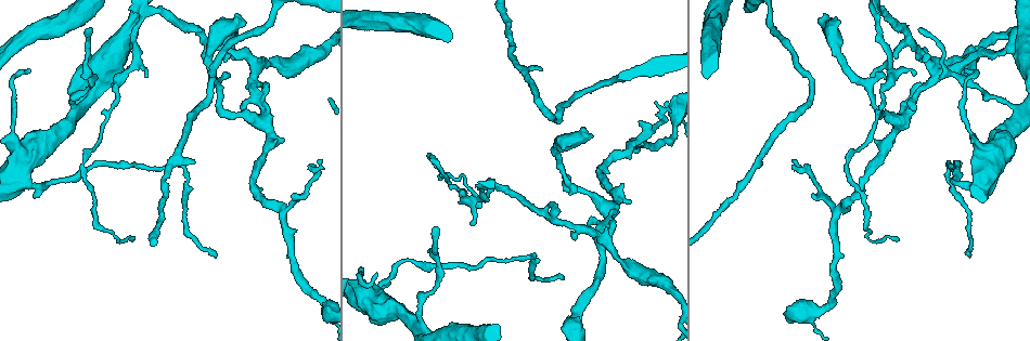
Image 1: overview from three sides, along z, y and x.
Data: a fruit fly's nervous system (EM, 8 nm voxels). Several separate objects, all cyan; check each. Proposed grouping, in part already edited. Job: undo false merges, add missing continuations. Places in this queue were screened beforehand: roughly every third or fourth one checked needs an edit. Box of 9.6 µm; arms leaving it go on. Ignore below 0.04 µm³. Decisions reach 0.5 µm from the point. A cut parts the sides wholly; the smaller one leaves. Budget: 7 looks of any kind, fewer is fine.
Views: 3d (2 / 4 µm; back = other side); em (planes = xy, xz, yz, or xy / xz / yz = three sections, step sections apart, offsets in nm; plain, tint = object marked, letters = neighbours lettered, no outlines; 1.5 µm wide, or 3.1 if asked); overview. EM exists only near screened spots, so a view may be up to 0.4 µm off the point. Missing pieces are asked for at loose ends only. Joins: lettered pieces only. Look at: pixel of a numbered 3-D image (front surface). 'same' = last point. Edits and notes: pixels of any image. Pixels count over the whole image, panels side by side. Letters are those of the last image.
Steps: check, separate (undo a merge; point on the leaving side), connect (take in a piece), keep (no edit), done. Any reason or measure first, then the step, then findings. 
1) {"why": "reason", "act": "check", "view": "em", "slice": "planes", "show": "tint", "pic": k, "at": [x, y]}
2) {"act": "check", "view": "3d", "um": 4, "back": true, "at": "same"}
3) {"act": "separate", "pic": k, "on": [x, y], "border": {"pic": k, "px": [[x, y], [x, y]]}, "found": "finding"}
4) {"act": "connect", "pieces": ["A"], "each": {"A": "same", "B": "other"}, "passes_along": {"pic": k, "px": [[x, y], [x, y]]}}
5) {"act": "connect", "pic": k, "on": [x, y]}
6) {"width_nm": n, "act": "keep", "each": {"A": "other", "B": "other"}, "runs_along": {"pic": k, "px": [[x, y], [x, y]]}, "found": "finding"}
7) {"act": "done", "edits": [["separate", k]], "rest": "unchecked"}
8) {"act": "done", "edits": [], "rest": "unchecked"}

{"why": "an open end", "act": "check", "view": "em", "um": 3.1, "slice": "yz", "step": 16, "show": "letters", "pic": 1, "at": [970, 256]}

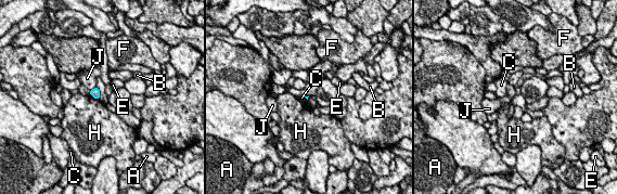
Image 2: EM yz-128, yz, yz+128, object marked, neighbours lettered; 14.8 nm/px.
{"act": "keep", "each": {"A": "other", "B": "other", "C": "other", "E": "other", "F": "other", "H": "other", "J": "other"}, "border": {"pic": 2, "px": [[90, 93], [98, 100]]}, "found": "no lettered piece goes on from it"}

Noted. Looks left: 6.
{"why": "arms part here", "act": "check", "view": "em", "slice": "planes", "show": "letters", "pic": 1, "at": [900, 123]}

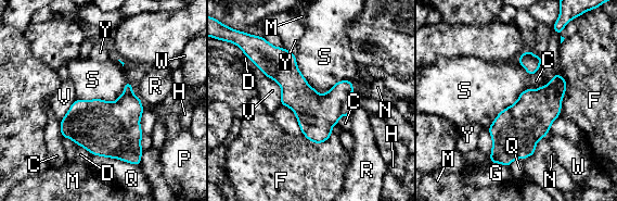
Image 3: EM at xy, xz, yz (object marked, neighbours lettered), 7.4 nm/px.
{"longest_contact_nm": ["S", 460], "act": "separate", "pic": 3, "on": [346, 108], "each": {"C": "other", "D": "other", "F": "other", "G": "other", "H": "other", "M": "other", "N": "other", "P": "other", "Q": "other", "R": "other", "S": "other", "V": "other", "W": "other", "Y": "other"}, "border": {"pic": 3, "px": [[347, 101], [342, 105], [341, 114]]}, "found": "two cells meet here"}

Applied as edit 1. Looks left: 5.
{"act": "done", "edits": [["separate", 3]], "rest": "unchecked"}

